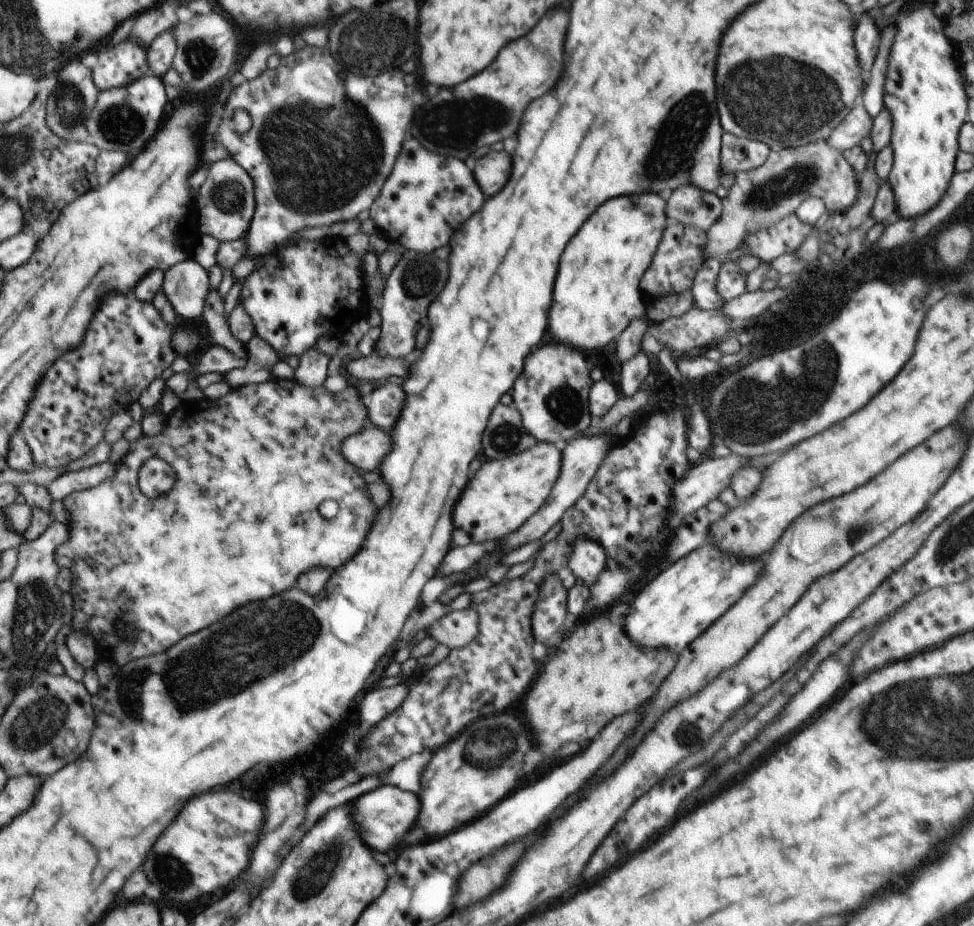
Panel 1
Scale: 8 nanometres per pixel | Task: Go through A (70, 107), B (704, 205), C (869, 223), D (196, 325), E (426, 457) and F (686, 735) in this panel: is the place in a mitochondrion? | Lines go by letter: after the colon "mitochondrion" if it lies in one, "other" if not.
A: mitochondrion
B: mitochondrion
C: other
D: other
E: other
F: mitochondrion

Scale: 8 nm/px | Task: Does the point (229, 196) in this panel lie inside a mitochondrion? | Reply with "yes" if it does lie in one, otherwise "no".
yes

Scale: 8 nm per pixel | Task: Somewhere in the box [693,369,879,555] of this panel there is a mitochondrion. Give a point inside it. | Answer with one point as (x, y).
(859, 531)

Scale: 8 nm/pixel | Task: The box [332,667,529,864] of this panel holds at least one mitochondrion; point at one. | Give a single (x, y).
(490, 745)

